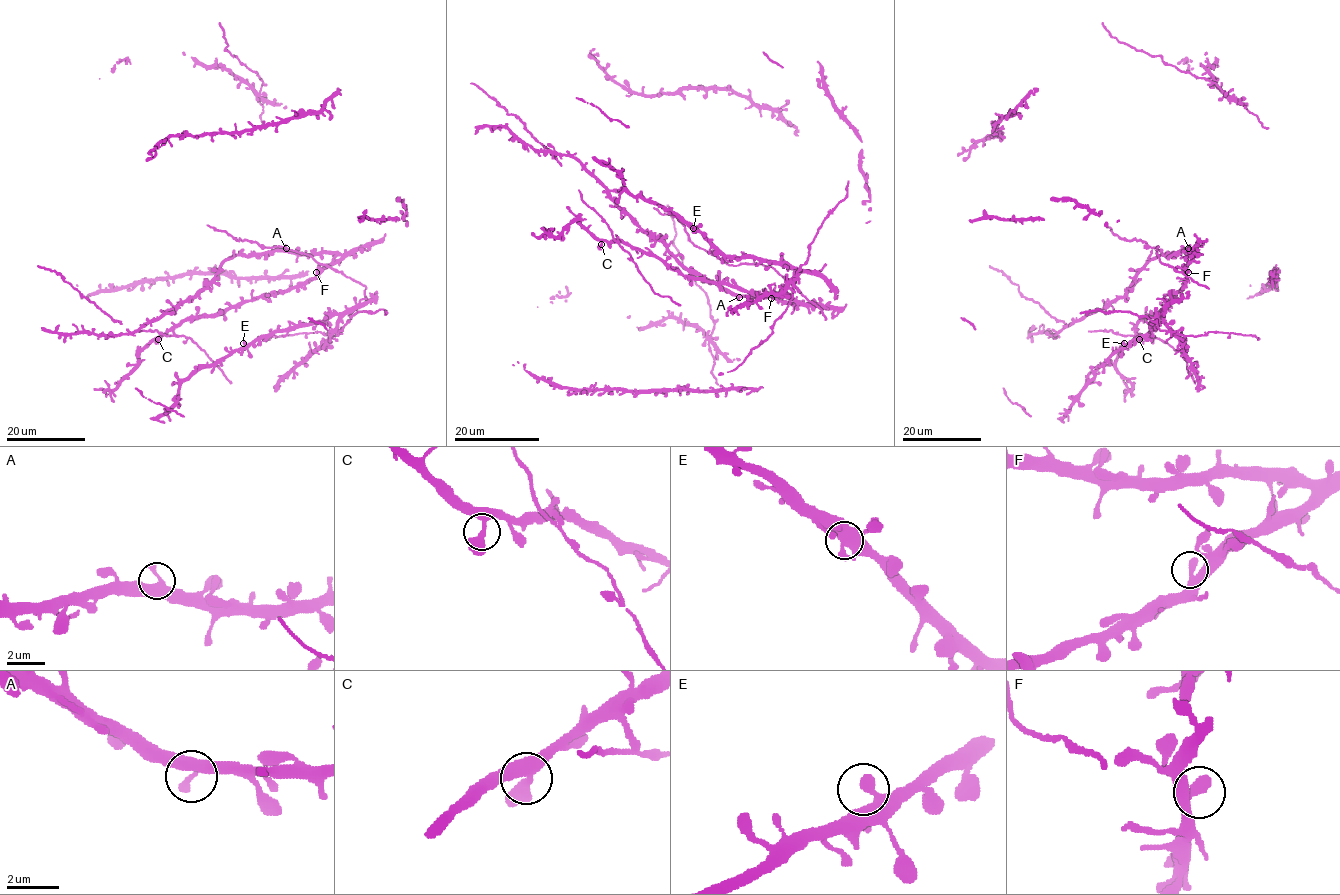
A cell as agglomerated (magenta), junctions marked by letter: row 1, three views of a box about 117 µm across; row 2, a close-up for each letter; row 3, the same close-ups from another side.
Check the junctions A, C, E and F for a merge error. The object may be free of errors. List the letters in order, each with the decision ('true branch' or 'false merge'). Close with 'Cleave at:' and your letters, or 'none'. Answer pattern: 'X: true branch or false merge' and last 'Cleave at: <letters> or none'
A: true branch
C: true branch
E: true branch
F: true branch
Cleave at: none

